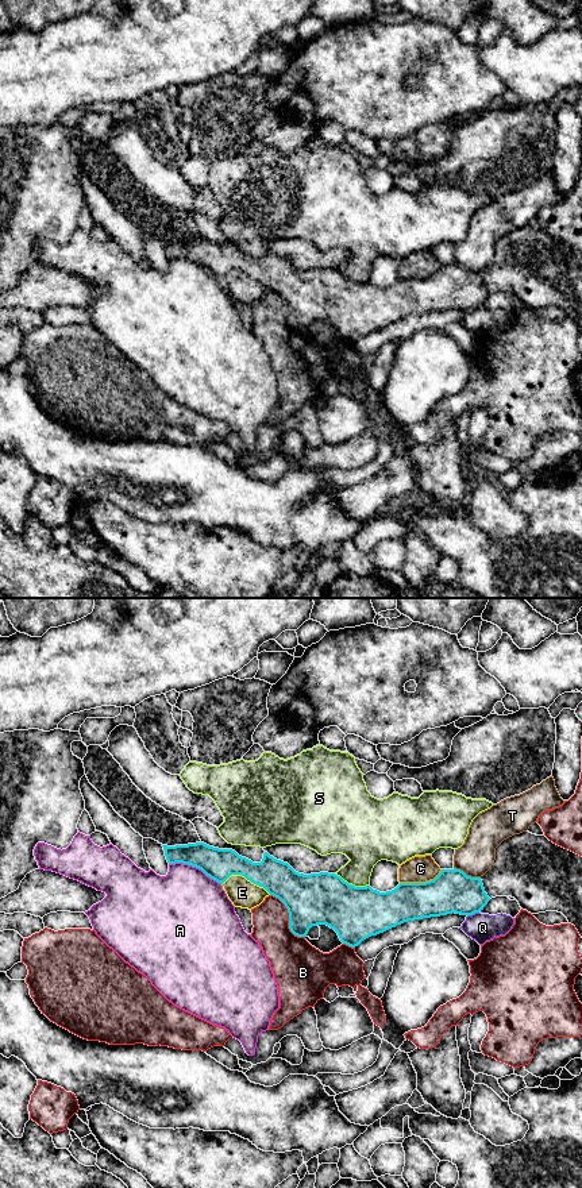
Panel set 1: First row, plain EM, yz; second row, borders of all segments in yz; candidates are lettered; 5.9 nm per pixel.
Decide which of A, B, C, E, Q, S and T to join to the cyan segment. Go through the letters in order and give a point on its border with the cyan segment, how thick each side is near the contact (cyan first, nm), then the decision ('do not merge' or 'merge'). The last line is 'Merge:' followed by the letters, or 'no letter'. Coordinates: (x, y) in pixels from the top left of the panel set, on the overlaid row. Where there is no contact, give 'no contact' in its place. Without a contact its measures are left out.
A: contact yz (195, 866); calibres 190 and 440 nm; do not merge
B: contact yz (289, 918); calibres 300 and 280 nm; do not merge
C: contact yz (420, 883); calibres 260 and 160 nm; do not merge
E: contact yz (246, 878); calibres 200 and 170 nm; do not merge
Q: contact yz (473, 913); calibres 260 and 170 nm; do not merge
S: contact yz (351, 884); calibres 320 and 240 nm; do not merge
T: contact yz (466, 875); calibres 260 and 220 nm; do not merge
Merge: no letter

